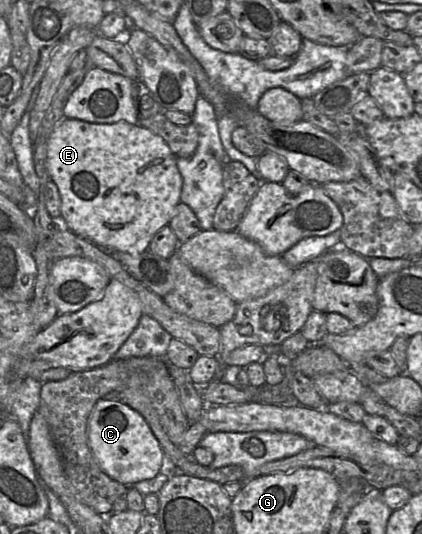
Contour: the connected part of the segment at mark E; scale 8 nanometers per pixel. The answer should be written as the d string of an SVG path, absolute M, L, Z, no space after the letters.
M63 118L48 140L47 168L60 191L64 226L104 250L130 254L149 250L153 237L169 225L181 202L183 178L177 166L177 156L162 137L140 124L126 121L90 123Z

